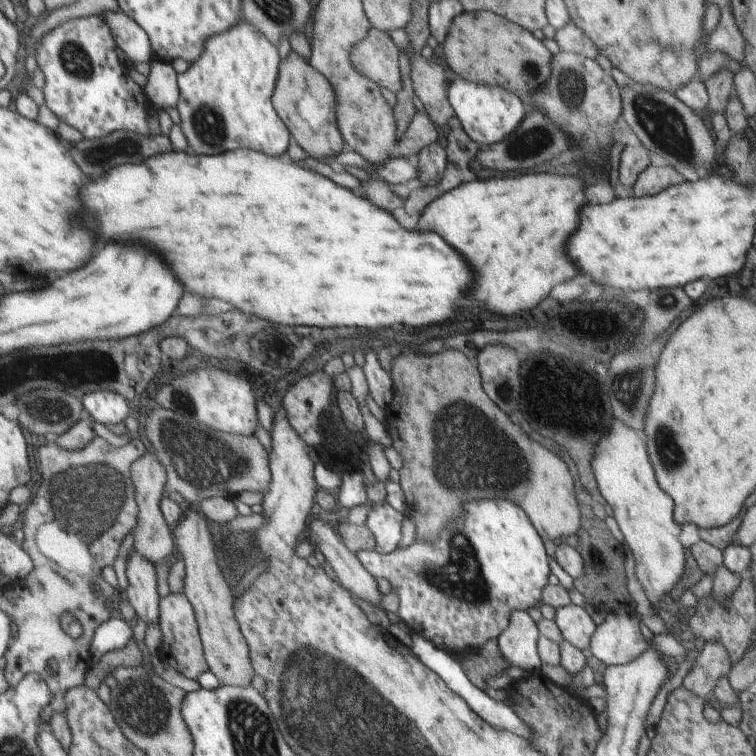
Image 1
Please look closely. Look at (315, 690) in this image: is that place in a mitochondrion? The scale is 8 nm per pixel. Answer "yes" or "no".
yes

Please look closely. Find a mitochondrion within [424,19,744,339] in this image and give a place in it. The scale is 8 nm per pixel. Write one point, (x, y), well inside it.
(665, 126)

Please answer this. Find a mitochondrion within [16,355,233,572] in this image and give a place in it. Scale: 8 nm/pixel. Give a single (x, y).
(93, 494)

